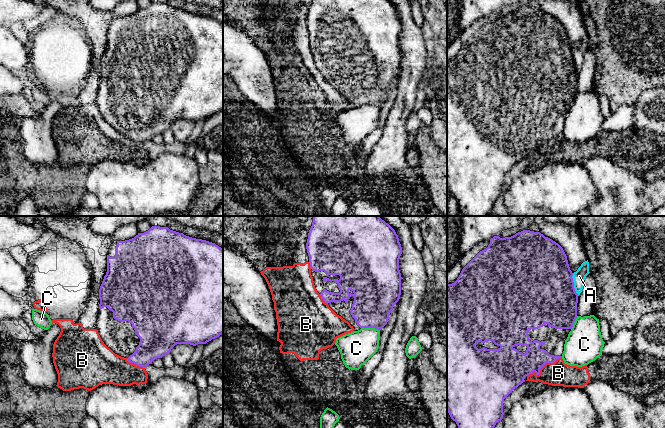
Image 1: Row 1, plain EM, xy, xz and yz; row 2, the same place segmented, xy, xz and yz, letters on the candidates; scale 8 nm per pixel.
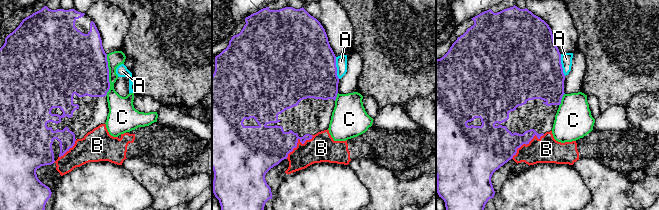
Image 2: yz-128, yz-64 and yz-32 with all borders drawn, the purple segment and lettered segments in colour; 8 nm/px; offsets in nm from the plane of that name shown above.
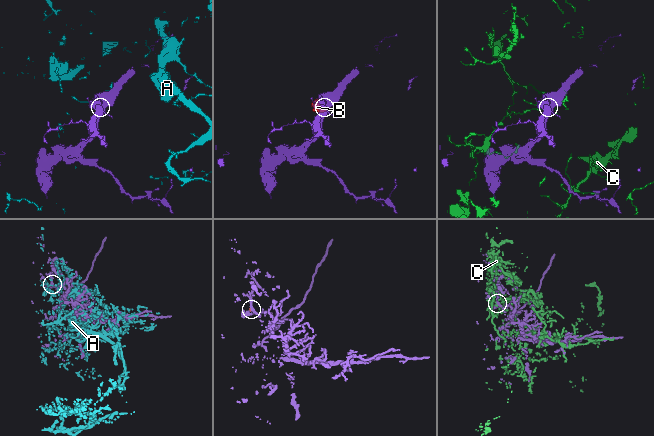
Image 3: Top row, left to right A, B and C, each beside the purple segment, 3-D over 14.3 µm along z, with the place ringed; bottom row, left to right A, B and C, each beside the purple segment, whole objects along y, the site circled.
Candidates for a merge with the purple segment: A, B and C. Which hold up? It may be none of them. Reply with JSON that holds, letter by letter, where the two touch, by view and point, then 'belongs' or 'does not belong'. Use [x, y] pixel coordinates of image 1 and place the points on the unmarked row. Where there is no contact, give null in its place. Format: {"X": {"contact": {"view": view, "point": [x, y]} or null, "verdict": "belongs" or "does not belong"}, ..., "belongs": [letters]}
{"A": {"contact": {"view": "yz", "point": [573, 60]}, "verdict": "does not belong"}, "B": {"contact": {"view": "yz", "point": [542, 142]}, "verdict": "does not belong"}, "C": {"contact": {"view": "xz", "point": [370, 103]}, "verdict": "does not belong"}, "belongs": []}

